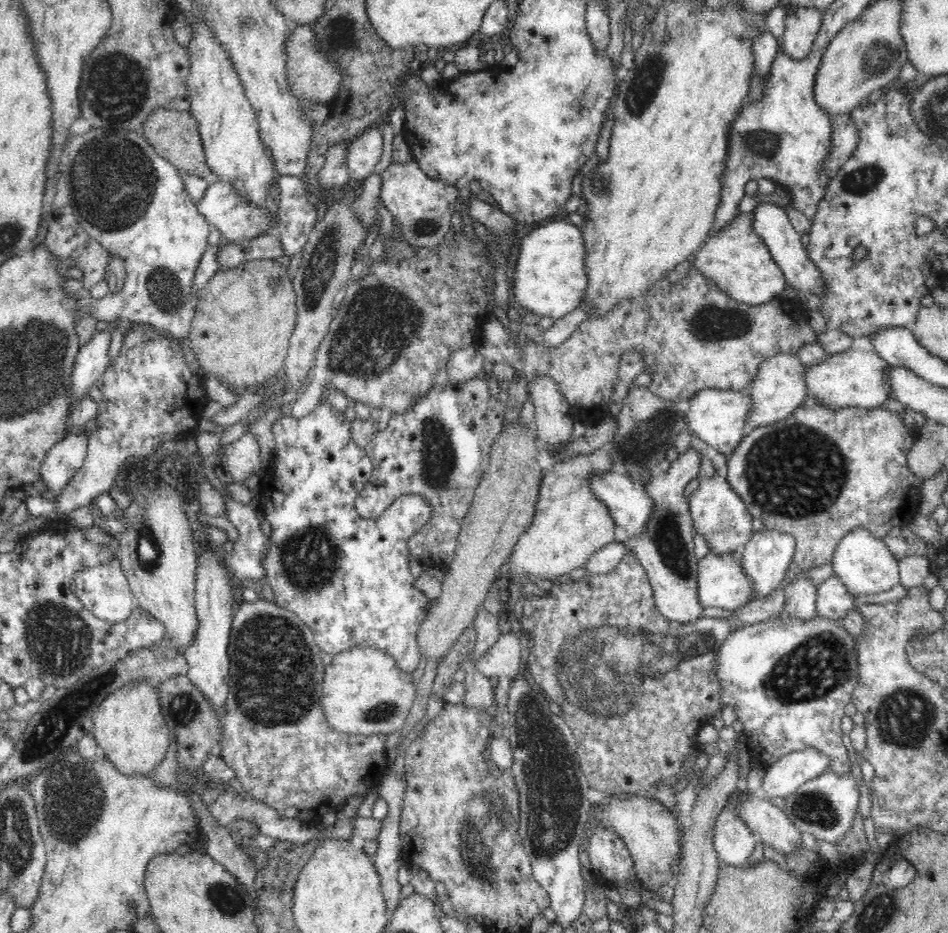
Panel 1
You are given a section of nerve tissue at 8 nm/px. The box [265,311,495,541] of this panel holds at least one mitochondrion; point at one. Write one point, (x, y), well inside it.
(437, 460)

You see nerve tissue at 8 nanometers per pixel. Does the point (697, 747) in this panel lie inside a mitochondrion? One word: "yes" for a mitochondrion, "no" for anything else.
no

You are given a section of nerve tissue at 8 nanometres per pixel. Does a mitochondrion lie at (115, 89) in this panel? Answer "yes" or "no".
yes

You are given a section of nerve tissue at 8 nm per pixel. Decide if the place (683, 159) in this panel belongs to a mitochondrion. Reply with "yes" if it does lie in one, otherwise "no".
no

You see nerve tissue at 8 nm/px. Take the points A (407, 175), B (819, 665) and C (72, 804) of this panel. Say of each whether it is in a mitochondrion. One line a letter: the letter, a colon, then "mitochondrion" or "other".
A: other
B: mitochondrion
C: mitochondrion

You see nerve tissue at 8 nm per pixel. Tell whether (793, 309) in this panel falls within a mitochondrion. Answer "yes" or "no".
no

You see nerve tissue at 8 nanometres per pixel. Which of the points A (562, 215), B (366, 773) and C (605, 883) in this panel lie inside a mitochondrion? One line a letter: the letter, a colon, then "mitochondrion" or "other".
A: other
B: other
C: other

